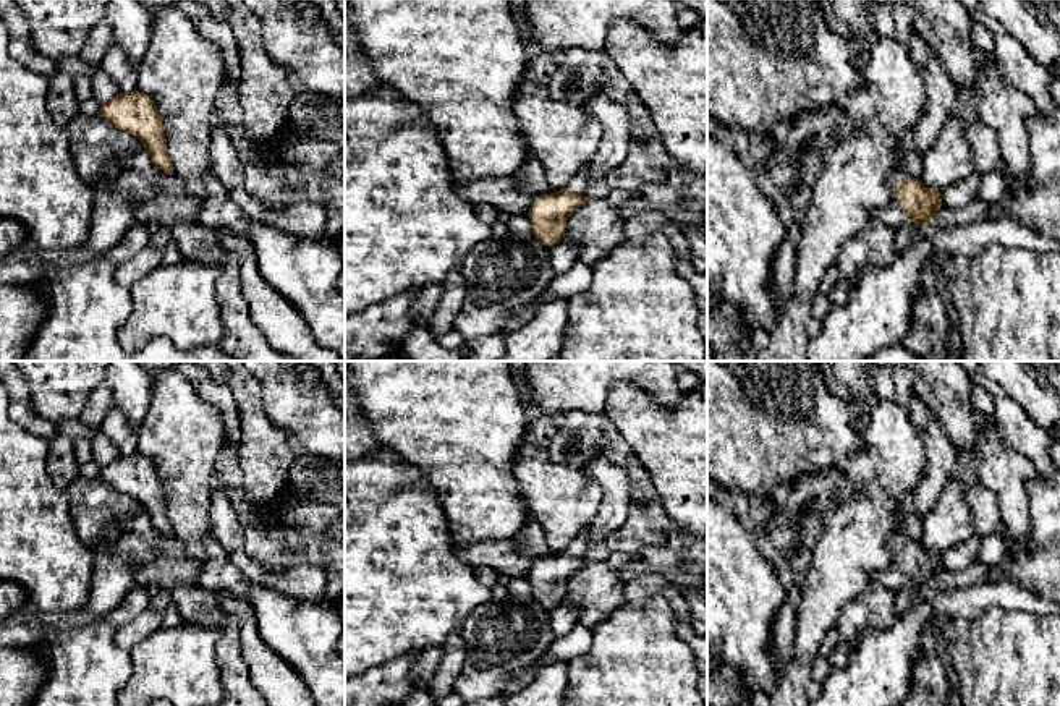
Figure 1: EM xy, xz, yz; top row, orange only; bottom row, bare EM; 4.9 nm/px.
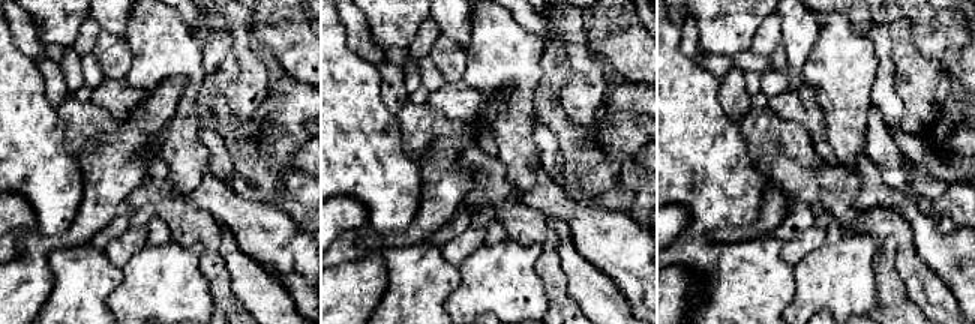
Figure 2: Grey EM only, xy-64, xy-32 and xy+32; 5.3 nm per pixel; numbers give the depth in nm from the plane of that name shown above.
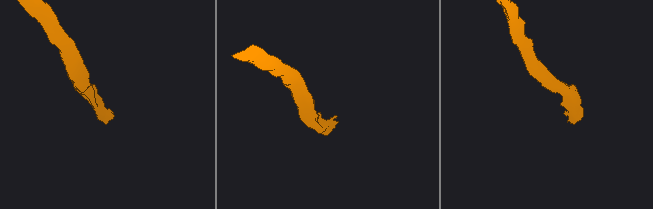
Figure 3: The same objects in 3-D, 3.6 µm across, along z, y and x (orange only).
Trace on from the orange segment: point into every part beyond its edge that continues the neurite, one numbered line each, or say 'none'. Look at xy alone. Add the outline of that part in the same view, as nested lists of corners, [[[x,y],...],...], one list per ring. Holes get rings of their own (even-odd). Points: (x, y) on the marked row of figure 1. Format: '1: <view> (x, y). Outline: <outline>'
1: xy (308, 272). Outline: [[[214,172],[204,176],[209,198],[196,222],[249,240],[259,272],[301,313],[316,342],[345,359],[343,259],[338,246],[296,236],[249,217],[231,201]]]

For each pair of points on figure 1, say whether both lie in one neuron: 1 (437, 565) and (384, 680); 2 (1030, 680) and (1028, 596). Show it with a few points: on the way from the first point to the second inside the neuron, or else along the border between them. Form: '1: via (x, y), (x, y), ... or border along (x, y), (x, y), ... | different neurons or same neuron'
1: border along (418, 653), (397, 656), (368, 669), (361, 676) | different neurons
2: border along (1005, 609), (1026, 611), (1043, 617) | different neurons

